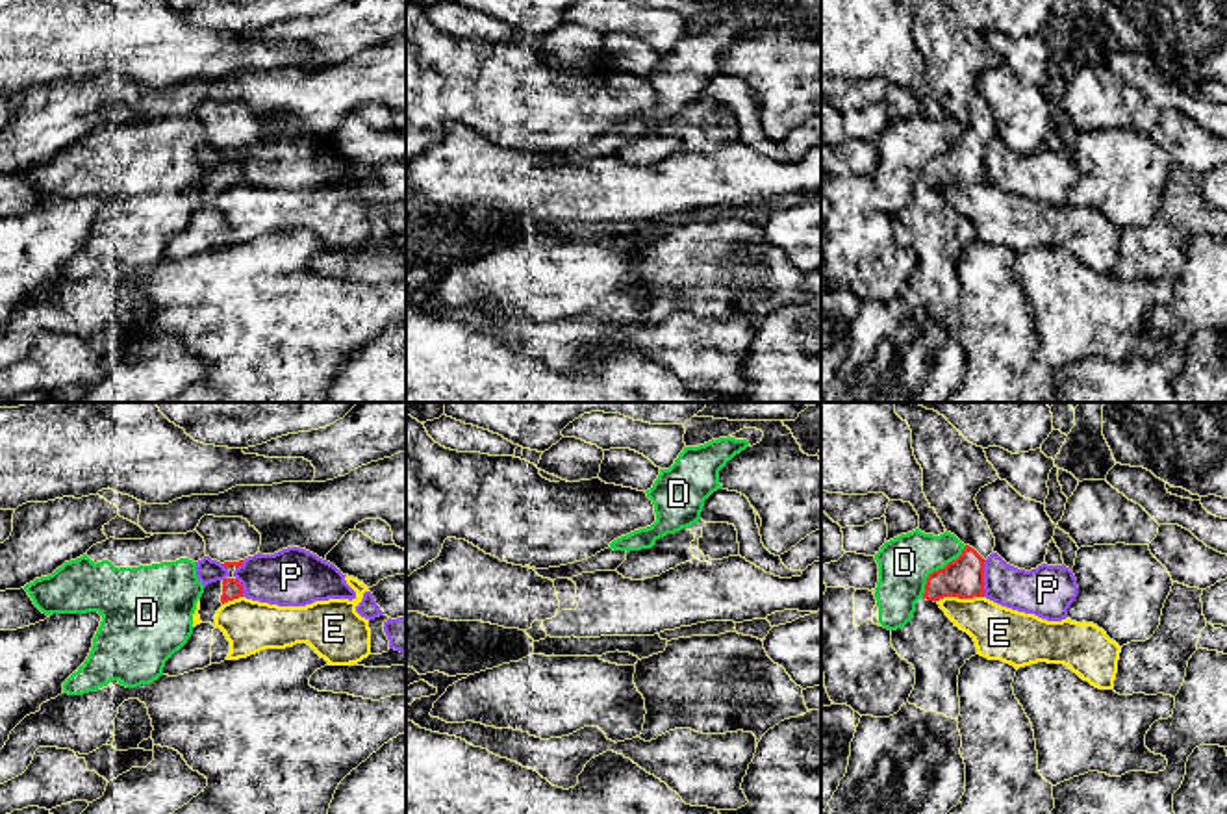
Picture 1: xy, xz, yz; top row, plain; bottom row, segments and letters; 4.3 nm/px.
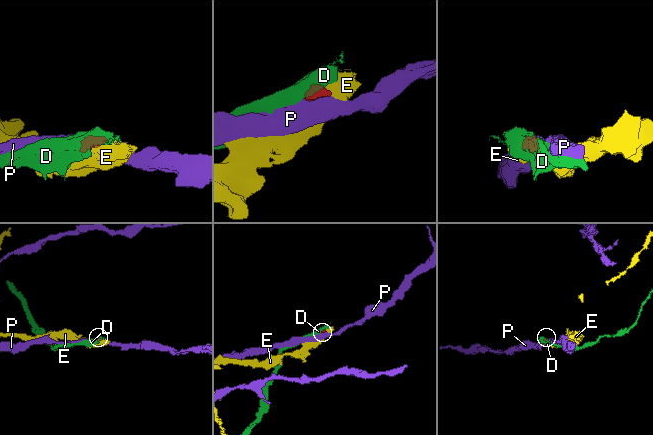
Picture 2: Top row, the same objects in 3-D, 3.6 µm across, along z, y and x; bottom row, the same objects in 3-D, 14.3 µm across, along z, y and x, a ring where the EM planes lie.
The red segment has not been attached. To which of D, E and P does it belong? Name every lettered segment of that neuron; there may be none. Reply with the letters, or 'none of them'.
none of them

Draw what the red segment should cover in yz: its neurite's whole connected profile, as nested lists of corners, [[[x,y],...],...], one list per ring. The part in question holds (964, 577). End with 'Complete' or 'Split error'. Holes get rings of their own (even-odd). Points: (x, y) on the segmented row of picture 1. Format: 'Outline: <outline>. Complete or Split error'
Outline: [[[969,545],[943,569],[932,571],[914,617],[892,630],[897,655],[914,666],[916,684],[908,703],[890,718],[862,716],[851,742],[845,777],[823,814],[947,814],[966,792],[966,764],[958,731],[960,668],[977,655],[973,638],[940,608],[943,597],[984,597],[984,558]]]. Split error

